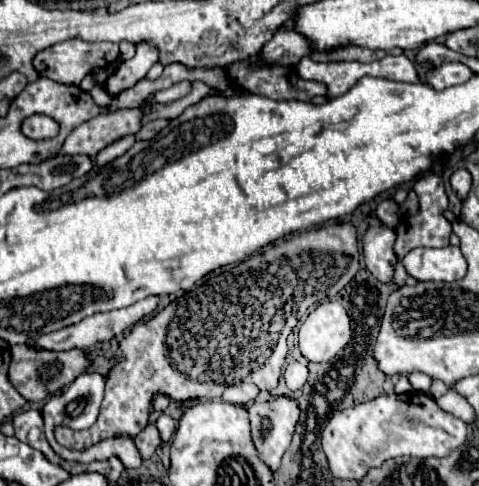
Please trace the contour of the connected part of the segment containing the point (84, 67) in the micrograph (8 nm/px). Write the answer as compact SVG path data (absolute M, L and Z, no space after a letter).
M75 38L75 40L59 42L57 46L49 46L49 50L43 50L41 54L37 54L33 64L41 76L47 76L61 84L77 86L87 74L91 74L99 68L107 68L117 58L119 58L119 44L115 44L115 42L85 42L85 40Z

